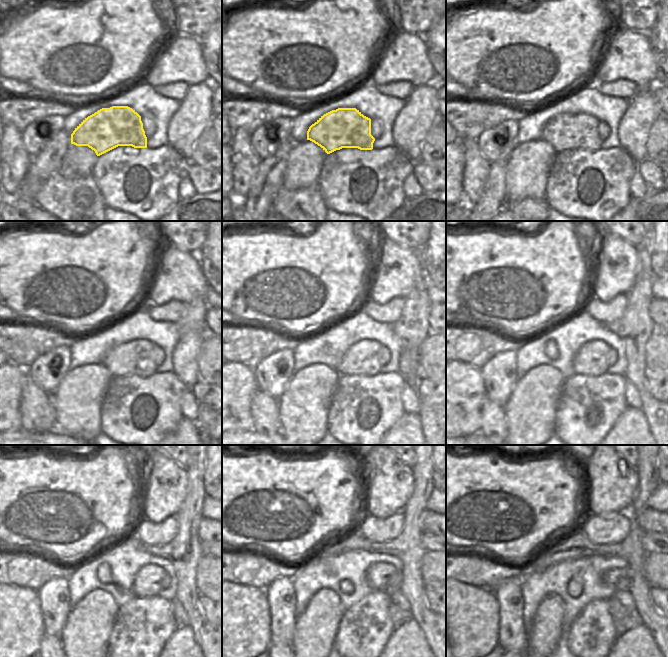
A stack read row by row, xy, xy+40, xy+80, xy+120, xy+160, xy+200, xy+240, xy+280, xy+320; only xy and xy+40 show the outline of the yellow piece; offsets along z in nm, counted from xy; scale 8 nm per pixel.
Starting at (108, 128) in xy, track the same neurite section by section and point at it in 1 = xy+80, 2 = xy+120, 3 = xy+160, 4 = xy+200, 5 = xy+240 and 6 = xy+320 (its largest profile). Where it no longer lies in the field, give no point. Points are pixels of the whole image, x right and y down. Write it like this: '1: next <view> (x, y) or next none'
1: next xy+80 (564, 131)
2: next xy+120 (133, 358)
3: next xy+160 (362, 358)
4: next xy+200 (589, 360)
5: next xy+240 (147, 583)
6: next xy+320 (619, 577)

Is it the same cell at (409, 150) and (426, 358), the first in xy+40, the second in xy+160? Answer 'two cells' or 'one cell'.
two cells

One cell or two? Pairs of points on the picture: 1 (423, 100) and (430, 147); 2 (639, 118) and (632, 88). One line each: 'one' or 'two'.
1: two
2: two

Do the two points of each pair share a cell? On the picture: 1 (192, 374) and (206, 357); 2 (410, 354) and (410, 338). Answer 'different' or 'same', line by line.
1: different
2: different

